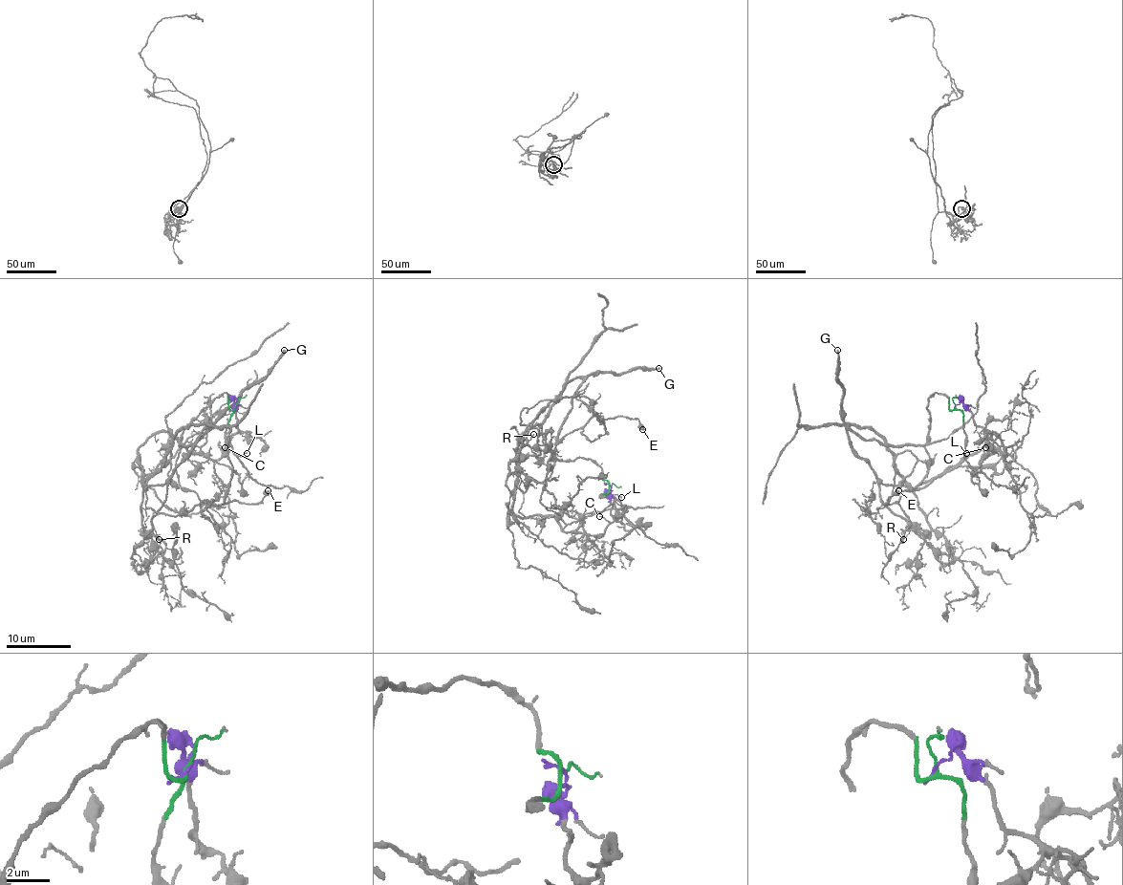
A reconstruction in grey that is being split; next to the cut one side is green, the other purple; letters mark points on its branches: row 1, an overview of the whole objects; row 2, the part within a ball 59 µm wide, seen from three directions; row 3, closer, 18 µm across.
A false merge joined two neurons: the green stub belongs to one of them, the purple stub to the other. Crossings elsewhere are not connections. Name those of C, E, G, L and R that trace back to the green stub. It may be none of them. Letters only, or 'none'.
E, G, L, R

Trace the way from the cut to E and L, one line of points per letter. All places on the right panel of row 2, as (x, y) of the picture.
E: (954, 407), (949, 410), (948, 399), (937, 392), (928, 399), (928, 473), (897, 501), (886, 505), (899, 489)
L: (954, 407), (962, 414), (964, 456), (967, 452)

